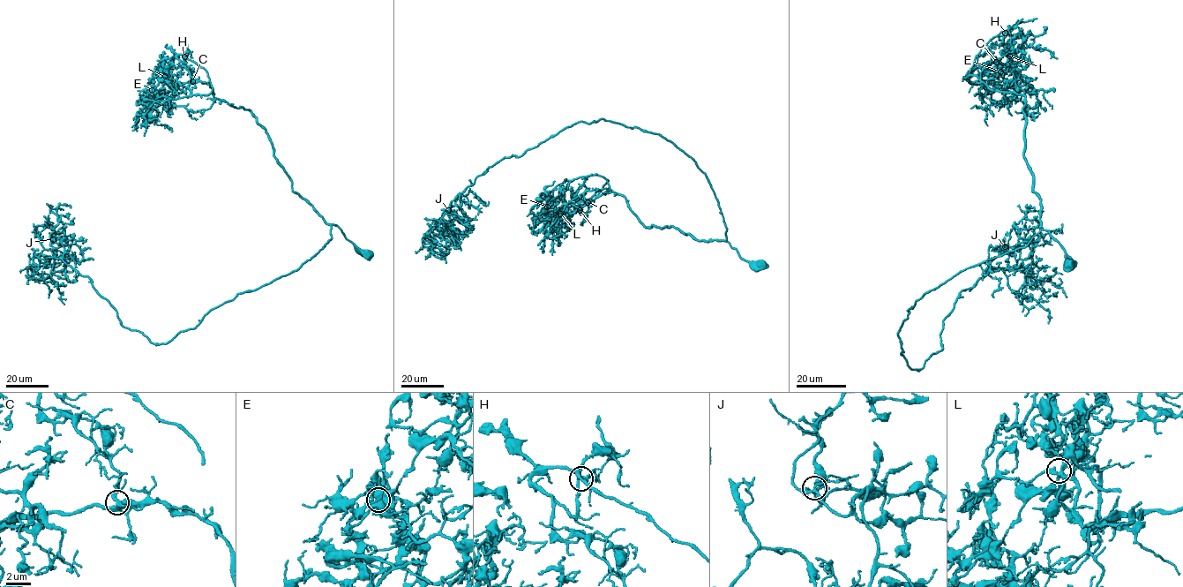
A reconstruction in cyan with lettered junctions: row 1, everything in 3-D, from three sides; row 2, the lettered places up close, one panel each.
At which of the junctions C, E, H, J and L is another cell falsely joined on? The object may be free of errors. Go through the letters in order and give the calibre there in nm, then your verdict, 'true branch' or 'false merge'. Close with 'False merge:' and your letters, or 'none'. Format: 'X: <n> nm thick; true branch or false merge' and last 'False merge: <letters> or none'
C: 400 nm thick; true branch
E: 550 nm thick; true branch
H: 220 nm thick; true branch
J: 200 nm thick; true branch
L: 320 nm thick; true branch
False merge: none

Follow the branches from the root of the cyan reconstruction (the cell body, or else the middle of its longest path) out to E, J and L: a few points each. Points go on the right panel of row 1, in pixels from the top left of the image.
E: (1070, 265), (1041, 229), (1041, 199), (1024, 155), (1025, 97), (963, 77), (985, 80), (1001, 71)
J: (1070, 265), (1041, 229), (927, 291), (898, 333), (911, 369), (1005, 246)
L: (1070, 265), (1041, 229), (1041, 199), (1024, 155), (1025, 97), (963, 77), (1009, 56)

